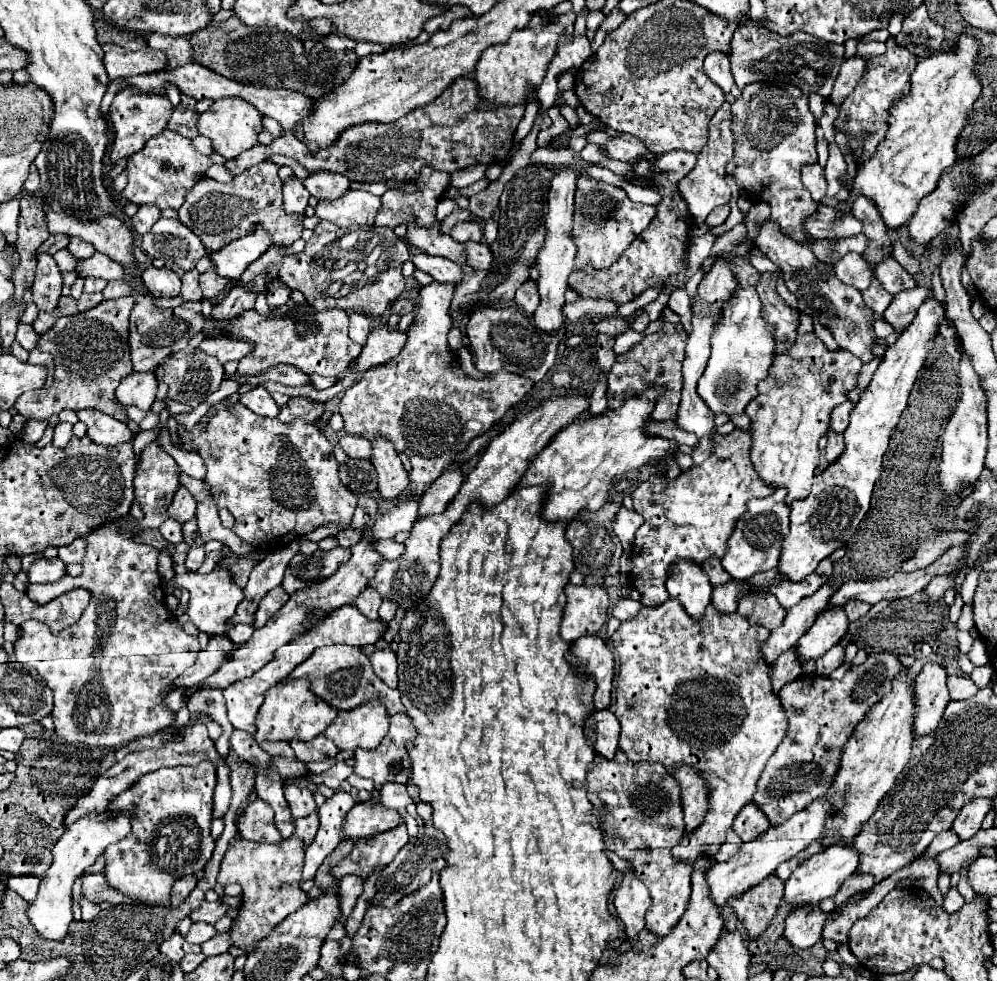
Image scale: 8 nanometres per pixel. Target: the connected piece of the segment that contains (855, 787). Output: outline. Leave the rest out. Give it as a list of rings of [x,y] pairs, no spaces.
[[[907,673],[893,681],[893,689],[889,695],[877,703],[869,715],[857,725],[853,735],[843,747],[841,767],[837,771],[837,779],[833,779],[829,791],[825,795],[845,795],[845,807],[841,807],[841,815],[833,815],[829,823],[825,823],[825,835],[821,835],[821,843],[829,845],[835,841],[851,843],[855,835],[861,831],[861,825],[875,813],[883,795],[893,789],[897,775],[911,761],[911,745],[913,745],[913,683],[909,683]]]

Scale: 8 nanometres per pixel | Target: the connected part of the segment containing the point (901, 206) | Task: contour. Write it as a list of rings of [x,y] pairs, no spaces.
[[[961,35],[955,53],[935,51],[933,57],[929,55],[917,63],[909,95],[893,105],[883,141],[877,145],[875,155],[857,169],[851,197],[835,205],[839,215],[851,213],[853,201],[863,195],[875,203],[885,227],[899,231],[911,219],[913,211],[917,211],[917,203],[935,191],[941,173],[957,159],[957,137],[965,127],[965,117],[971,113],[975,99],[981,95],[981,83],[973,71],[977,51],[977,39]]]

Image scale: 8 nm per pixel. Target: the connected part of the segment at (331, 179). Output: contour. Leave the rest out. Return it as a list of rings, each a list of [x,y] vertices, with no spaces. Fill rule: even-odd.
[[[317,171],[311,177],[307,177],[303,183],[305,183],[305,189],[317,199],[333,201],[345,195],[345,191],[349,191],[349,179],[327,171]]]

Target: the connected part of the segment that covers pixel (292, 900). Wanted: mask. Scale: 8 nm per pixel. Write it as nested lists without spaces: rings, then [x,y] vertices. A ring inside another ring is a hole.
[[[295,835],[293,839],[285,839],[275,845],[253,843],[245,839],[231,841],[229,851],[221,861],[221,871],[217,875],[217,881],[221,885],[239,883],[243,887],[243,905],[239,907],[239,917],[233,919],[233,927],[231,927],[233,945],[245,949],[247,953],[253,951],[257,941],[267,937],[273,925],[281,923],[287,915],[309,901],[307,893],[299,886],[303,857],[305,857],[305,847],[301,839],[297,839]]]

